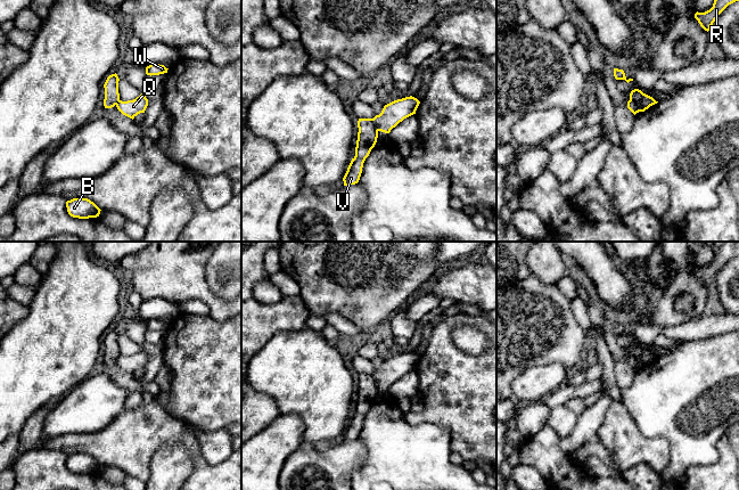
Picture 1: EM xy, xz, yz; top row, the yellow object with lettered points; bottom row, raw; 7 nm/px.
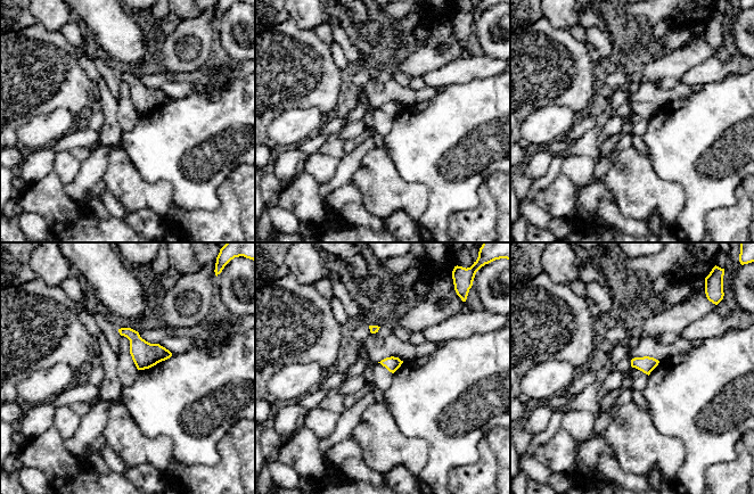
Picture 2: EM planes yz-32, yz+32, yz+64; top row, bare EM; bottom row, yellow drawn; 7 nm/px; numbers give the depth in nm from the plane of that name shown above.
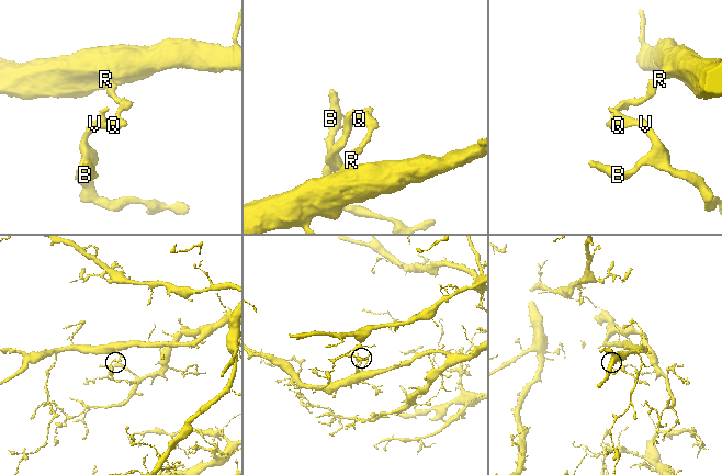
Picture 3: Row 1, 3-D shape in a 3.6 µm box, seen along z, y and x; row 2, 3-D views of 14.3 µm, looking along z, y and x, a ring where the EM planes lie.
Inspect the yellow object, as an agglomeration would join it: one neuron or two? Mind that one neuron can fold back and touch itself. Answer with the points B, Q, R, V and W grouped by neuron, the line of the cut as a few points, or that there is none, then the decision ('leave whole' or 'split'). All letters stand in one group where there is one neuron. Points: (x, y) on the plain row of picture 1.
groups B V / Q R W; cut yz (629, 356), (639, 366); split

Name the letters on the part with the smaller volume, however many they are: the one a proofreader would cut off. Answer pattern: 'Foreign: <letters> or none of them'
Foreign: B, V

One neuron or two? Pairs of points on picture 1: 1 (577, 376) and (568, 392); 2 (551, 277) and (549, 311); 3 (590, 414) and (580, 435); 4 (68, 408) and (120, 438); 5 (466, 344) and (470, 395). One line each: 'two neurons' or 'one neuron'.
1: two neurons
2: two neurons
3: one neuron
4: two neurons
5: two neurons

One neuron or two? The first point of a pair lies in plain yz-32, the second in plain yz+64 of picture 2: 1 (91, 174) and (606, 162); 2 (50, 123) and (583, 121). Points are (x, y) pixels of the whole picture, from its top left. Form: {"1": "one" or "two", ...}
{"1": "one", "2": "two"}

